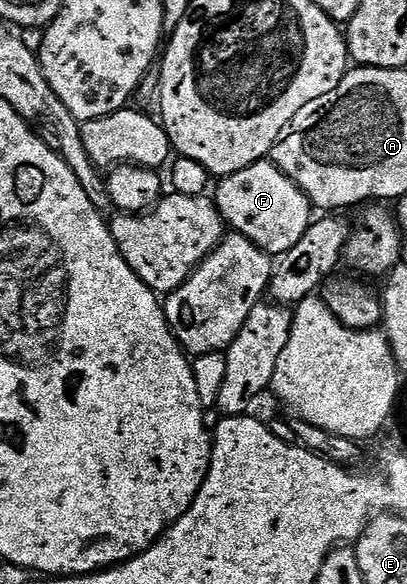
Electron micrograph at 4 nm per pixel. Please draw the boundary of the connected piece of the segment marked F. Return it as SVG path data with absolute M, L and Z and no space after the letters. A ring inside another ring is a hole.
M272 160L256 161L243 171L235 171L229 177L216 182L215 200L226 226L234 233L241 233L251 243L270 255L291 251L308 231L315 217L309 197ZM314 213L314 214L313 214Z

